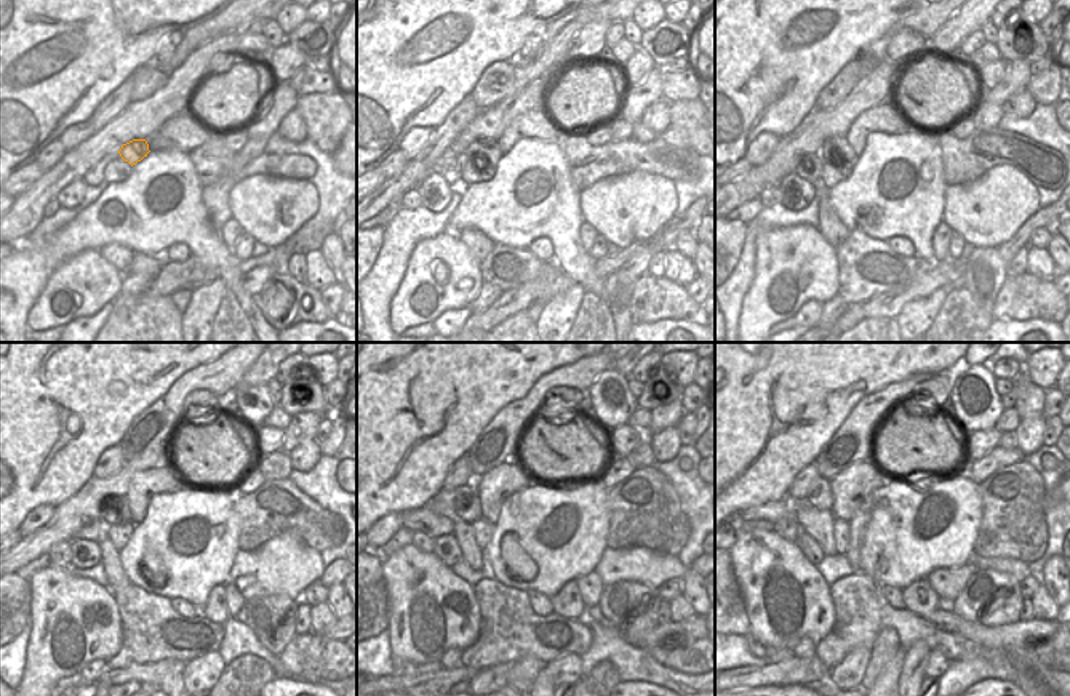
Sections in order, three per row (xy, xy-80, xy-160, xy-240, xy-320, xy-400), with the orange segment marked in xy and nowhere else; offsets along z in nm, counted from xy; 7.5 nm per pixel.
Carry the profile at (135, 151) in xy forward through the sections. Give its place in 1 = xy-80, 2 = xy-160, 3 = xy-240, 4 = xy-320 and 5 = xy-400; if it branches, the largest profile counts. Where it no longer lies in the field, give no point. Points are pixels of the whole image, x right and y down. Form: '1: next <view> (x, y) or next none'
1: next xy-80 (488, 149)
2: next xy-160 (837, 146)
3: next xy-240 (115, 509)
4: next xy-320 (467, 506)
5: next xy-400 (819, 495)

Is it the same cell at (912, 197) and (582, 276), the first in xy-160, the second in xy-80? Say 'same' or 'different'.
same

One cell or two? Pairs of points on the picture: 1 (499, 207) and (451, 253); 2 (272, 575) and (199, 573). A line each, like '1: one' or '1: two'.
1: two
2: two

